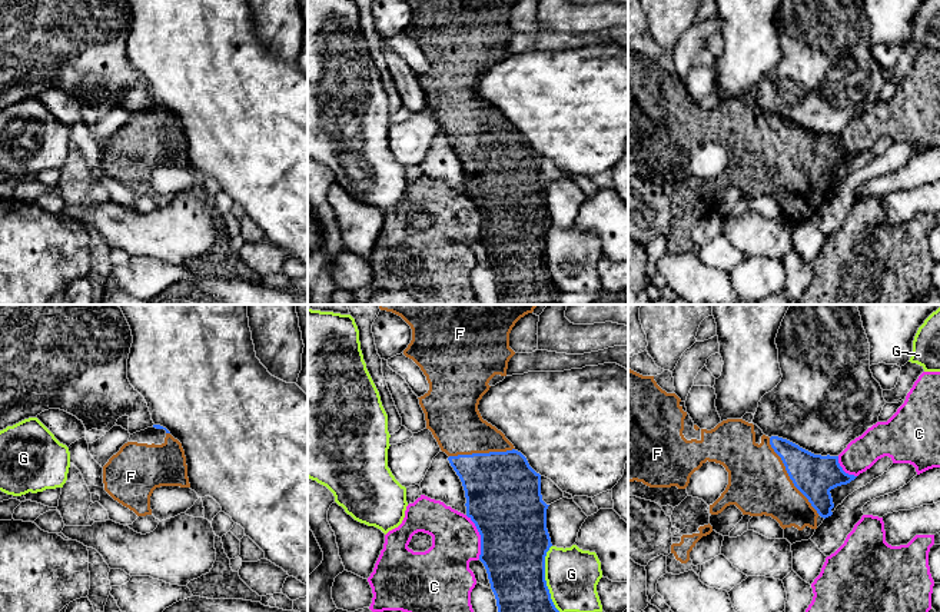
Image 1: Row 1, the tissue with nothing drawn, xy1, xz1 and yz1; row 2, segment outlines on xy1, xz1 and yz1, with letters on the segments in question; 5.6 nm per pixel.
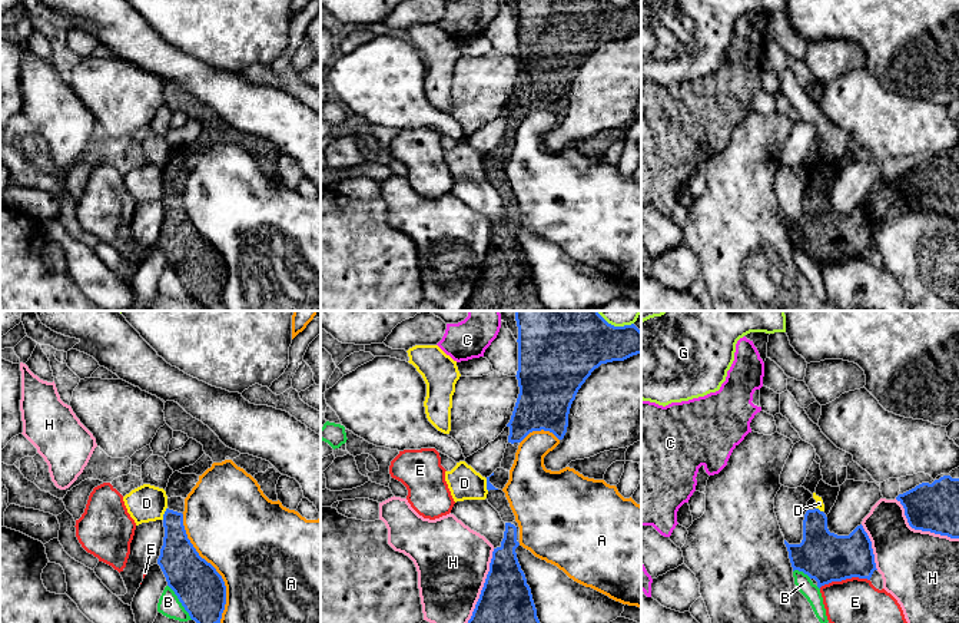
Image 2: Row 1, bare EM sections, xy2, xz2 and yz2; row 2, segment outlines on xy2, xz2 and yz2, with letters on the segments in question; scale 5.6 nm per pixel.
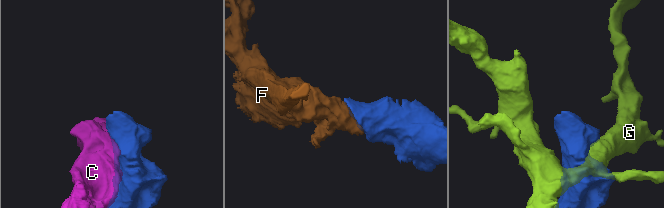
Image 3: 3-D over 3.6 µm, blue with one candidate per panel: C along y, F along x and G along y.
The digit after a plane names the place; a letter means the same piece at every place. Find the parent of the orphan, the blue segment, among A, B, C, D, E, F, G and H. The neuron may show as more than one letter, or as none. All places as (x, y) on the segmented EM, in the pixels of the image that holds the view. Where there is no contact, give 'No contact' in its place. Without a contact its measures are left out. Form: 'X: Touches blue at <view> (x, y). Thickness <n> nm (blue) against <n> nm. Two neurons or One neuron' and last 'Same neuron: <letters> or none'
A: Touches blue at xy2 (213, 567). Thickness 280 nm (blue) against 500 nm. Two neurons
B: Touches blue at xy2 (179, 600). Thickness 280 nm (blue) against 120 nm. Two neurons
C: Touches blue at xz1 (481, 536). Thickness 420 nm (blue) against 280 nm. Two neurons
D: Touches blue at xy2 (165, 513). Thickness 200 nm (blue) against 200 nm. Two neurons
E: Touches blue at yz2 (843, 579). Thickness 280 nm (blue) against 260 nm. Two neurons
F: Touches blue at yz1 (789, 475). Thickness 240 nm (blue) against 340 nm. One neuron
G: Touches blue at xz1 (544, 578). Thickness 380 nm (blue) against 300 nm. Two neurons
H: Touches blue at yz2 (921, 529). Thickness 280 nm (blue) against 440 nm. Two neurons
Same neuron: F

